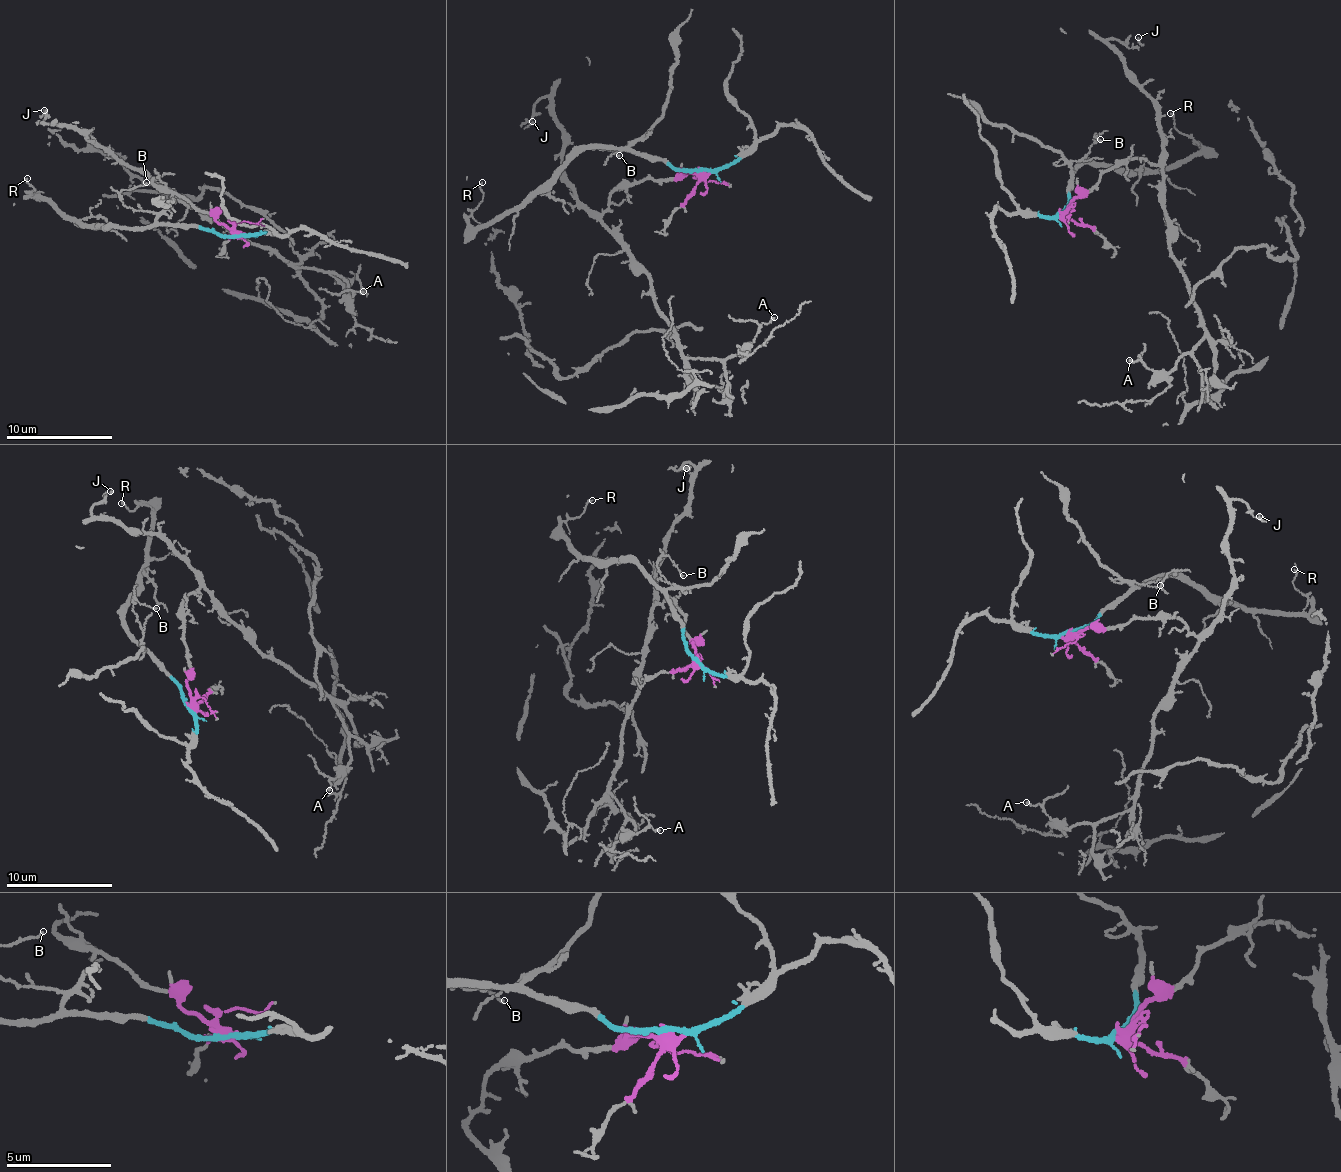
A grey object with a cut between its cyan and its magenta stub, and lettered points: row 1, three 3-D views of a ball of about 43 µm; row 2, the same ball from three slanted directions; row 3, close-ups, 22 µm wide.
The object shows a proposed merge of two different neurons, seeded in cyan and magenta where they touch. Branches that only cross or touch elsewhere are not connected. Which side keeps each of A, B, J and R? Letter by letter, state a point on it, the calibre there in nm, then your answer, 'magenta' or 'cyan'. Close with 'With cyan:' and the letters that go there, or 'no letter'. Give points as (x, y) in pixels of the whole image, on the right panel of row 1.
A: (1129, 360) | 130 nm | magenta
B: (1100, 139) | 120 nm | cyan
J: (1138, 37) | 110 nm | magenta
R: (1170, 113) | 120 nm | cyan
With cyan: B, R

